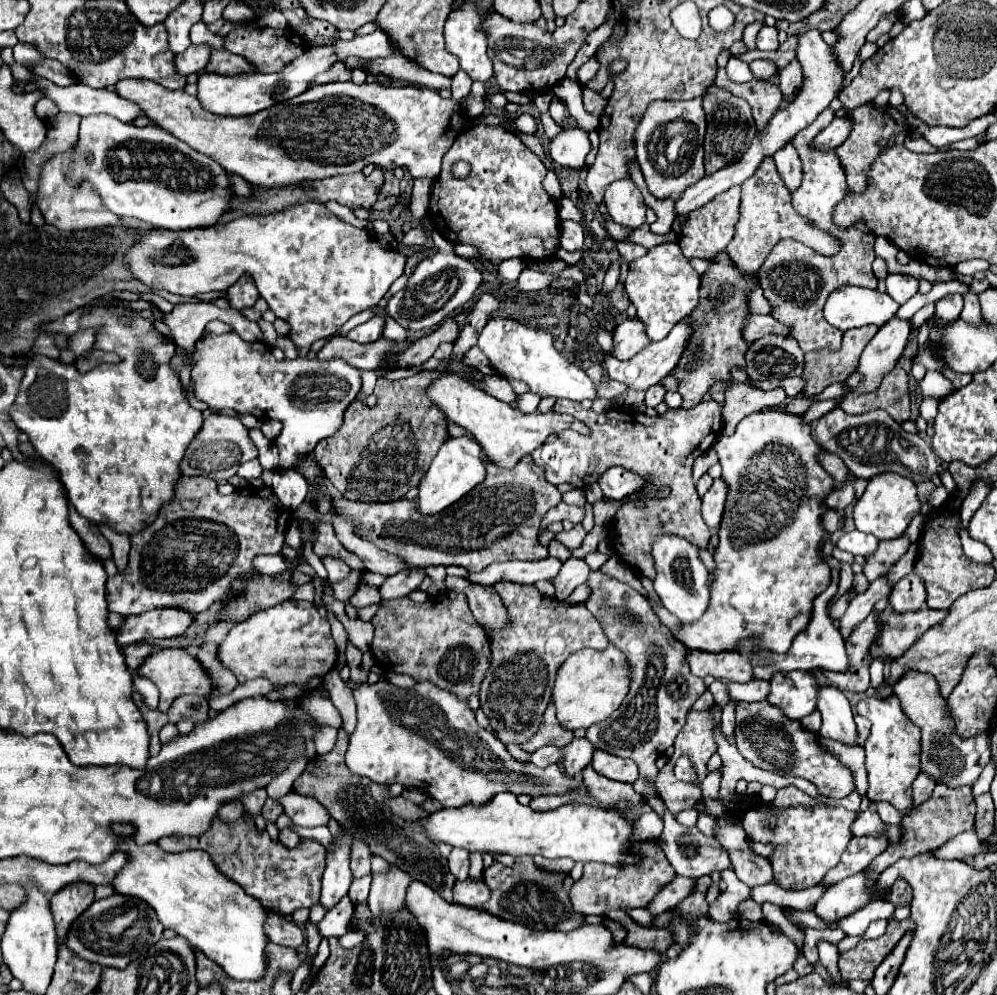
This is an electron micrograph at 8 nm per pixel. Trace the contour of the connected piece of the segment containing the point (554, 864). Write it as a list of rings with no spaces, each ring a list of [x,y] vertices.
[[[536,856],[534,862],[538,864],[538,868],[542,870],[550,870],[550,872],[564,872],[568,874],[574,868],[574,862],[570,858],[556,858],[556,860],[548,860],[542,856]]]

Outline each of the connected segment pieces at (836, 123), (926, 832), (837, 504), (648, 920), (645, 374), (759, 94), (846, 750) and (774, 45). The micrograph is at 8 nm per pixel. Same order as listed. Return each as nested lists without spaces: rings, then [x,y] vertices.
[[[842,116],[842,118],[834,118],[832,124],[828,128],[824,128],[816,138],[814,138],[814,148],[816,150],[834,150],[838,148],[846,136],[850,134],[850,128],[854,124],[850,124],[850,116]]]
[[[936,784],[932,796],[924,804],[920,804],[912,816],[906,816],[902,820],[902,828],[904,828],[902,842],[896,846],[888,846],[878,858],[872,860],[872,864],[868,866],[870,878],[876,880],[878,874],[882,870],[886,870],[890,864],[894,864],[898,858],[912,858],[922,852],[932,852],[938,846],[946,844],[950,838],[954,838],[966,830],[972,830],[974,814],[976,814],[976,806],[974,806],[974,798],[970,794],[970,786],[946,788],[944,784]]]
[[[849,471],[848,479],[844,487],[828,494],[828,496],[826,496],[824,499],[824,504],[826,504],[826,506],[828,506],[830,509],[843,510],[853,501],[855,497],[855,491],[853,487],[854,481],[854,474]]]
[[[638,908],[638,910],[632,910],[632,912],[630,912],[630,918],[634,918],[638,924],[644,924],[646,928],[650,928],[656,916],[654,916],[650,910],[642,910],[642,908]]]
[[[684,318],[682,322],[678,322],[678,324],[672,328],[672,332],[670,332],[664,340],[660,340],[660,342],[650,342],[640,354],[636,354],[636,356],[630,358],[628,362],[618,360],[618,358],[614,358],[614,356],[610,356],[610,354],[604,356],[606,366],[608,366],[606,370],[608,370],[608,374],[610,374],[612,380],[626,384],[628,390],[648,390],[650,386],[658,384],[664,376],[668,376],[668,374],[672,372],[672,368],[678,364],[680,354],[682,354],[682,350],[684,350],[684,344],[686,344],[688,336],[690,336],[690,324],[688,324],[686,318]]]
[[[718,70],[714,84],[718,84],[718,88],[726,88],[726,90],[734,92],[734,96],[744,98],[752,106],[752,116],[754,116],[758,132],[762,132],[762,128],[766,128],[766,124],[770,122],[770,116],[776,114],[776,110],[780,108],[780,104],[784,100],[778,86],[770,86],[762,80],[736,84],[736,82],[728,80],[724,70]]]
[[[818,736],[818,744],[822,744],[822,748],[826,748],[826,752],[830,752],[834,758],[840,760],[840,764],[846,764],[846,768],[850,768],[852,776],[854,776],[854,784],[856,784],[856,792],[860,794],[860,798],[866,796],[866,764],[864,764],[864,748],[862,746],[848,746],[824,736]]]
[[[762,26],[756,38],[758,50],[778,50],[778,30],[772,26]]]

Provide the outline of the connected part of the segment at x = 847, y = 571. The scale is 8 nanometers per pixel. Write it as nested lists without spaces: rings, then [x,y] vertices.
[[[841,562],[838,592],[831,599],[842,596],[852,587],[853,576],[854,573],[851,565]]]

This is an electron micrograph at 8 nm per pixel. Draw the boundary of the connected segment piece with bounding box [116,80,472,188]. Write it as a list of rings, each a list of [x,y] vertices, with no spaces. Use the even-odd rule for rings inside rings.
[[[122,80],[116,84],[116,92],[138,104],[142,114],[148,116],[154,124],[162,126],[176,138],[184,140],[190,148],[214,158],[226,172],[242,176],[250,184],[262,188],[302,184],[326,176],[352,174],[360,172],[366,164],[376,164],[382,168],[408,168],[414,178],[434,180],[440,174],[442,156],[452,146],[454,138],[462,128],[468,128],[472,122],[466,122],[458,102],[442,100],[436,90],[402,86],[402,88],[384,88],[380,84],[354,84],[354,82],[332,82],[322,86],[310,86],[302,96],[266,108],[254,116],[214,116],[206,112],[196,96],[188,96],[184,90],[166,90],[160,84],[150,80]]]

